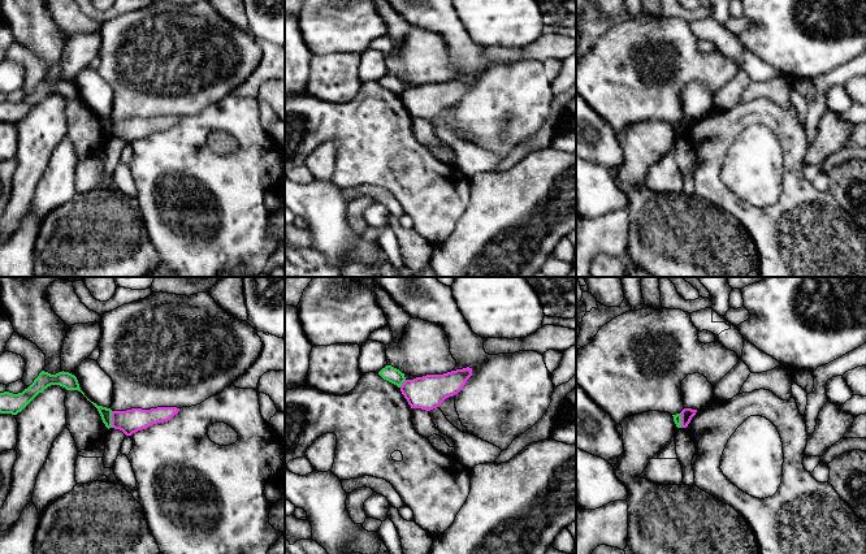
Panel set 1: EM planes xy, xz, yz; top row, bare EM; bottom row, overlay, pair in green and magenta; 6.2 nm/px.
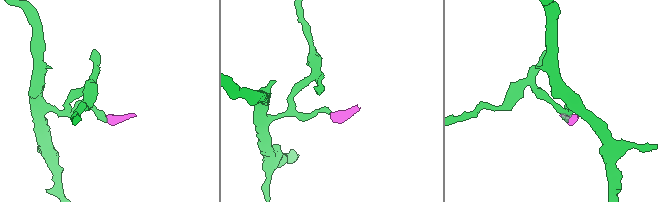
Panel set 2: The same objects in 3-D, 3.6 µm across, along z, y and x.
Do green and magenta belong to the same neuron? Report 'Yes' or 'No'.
No

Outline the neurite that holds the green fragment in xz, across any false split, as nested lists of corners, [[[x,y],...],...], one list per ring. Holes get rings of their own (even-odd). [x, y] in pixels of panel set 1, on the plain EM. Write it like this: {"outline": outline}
{"outline": [[[386,74],[385,77],[382,77],[382,78],[378,81],[378,83],[380,83],[384,88],[386,88],[386,90],[389,90],[389,91],[397,94],[398,96],[400,96],[402,92],[406,90],[404,82],[402,82],[399,78],[391,75],[391,74]]]}

